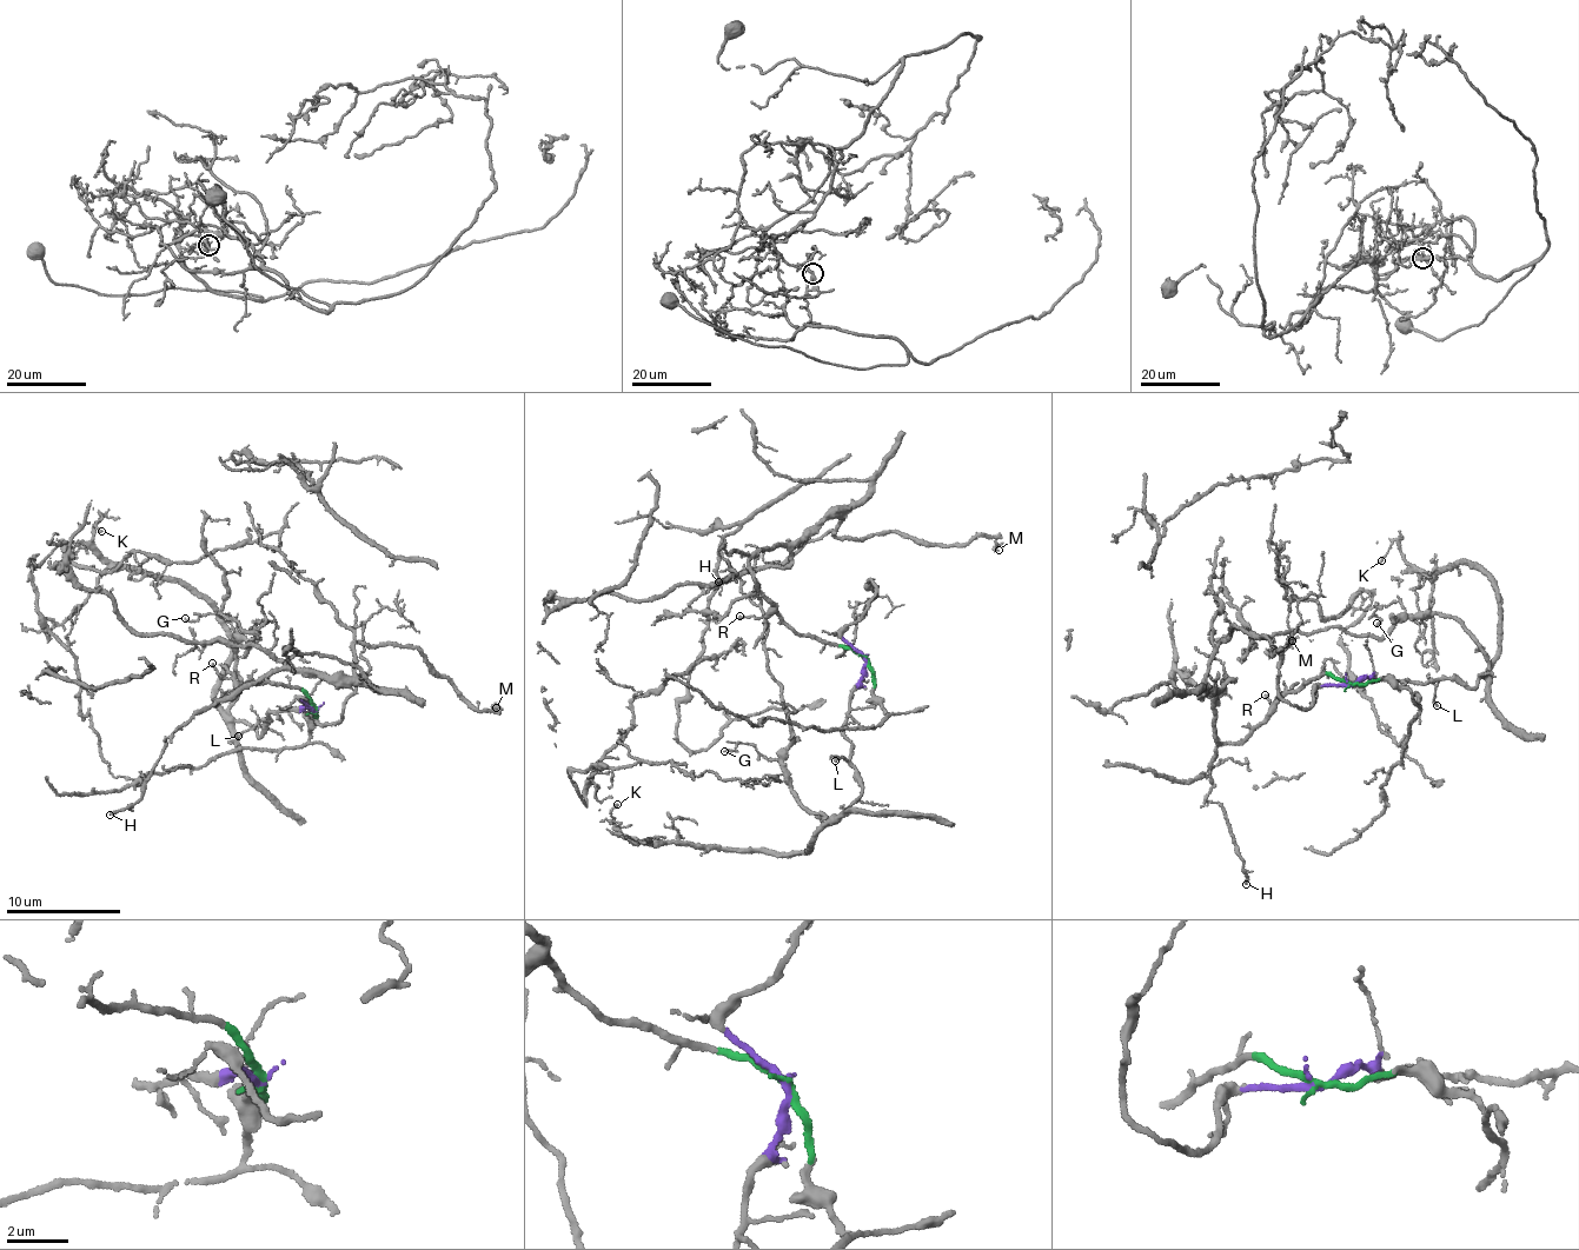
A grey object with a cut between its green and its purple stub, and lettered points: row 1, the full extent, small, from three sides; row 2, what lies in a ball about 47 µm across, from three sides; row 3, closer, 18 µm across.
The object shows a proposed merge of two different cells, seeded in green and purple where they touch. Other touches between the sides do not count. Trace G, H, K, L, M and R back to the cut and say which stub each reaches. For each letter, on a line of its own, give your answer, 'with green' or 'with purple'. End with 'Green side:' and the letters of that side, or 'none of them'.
G: with purple
H: with green
K: with purple
L: with purple
M: with green
R: with green
Green side: H, M, R

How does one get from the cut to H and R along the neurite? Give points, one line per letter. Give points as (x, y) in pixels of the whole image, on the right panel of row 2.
H: (1349, 685), (1324, 673), (1302, 685), (1261, 724), (1218, 749), (1211, 758), (1206, 798), (1222, 809), (1247, 883)
R: (1349, 685), (1324, 673), (1274, 703), (1264, 696)

